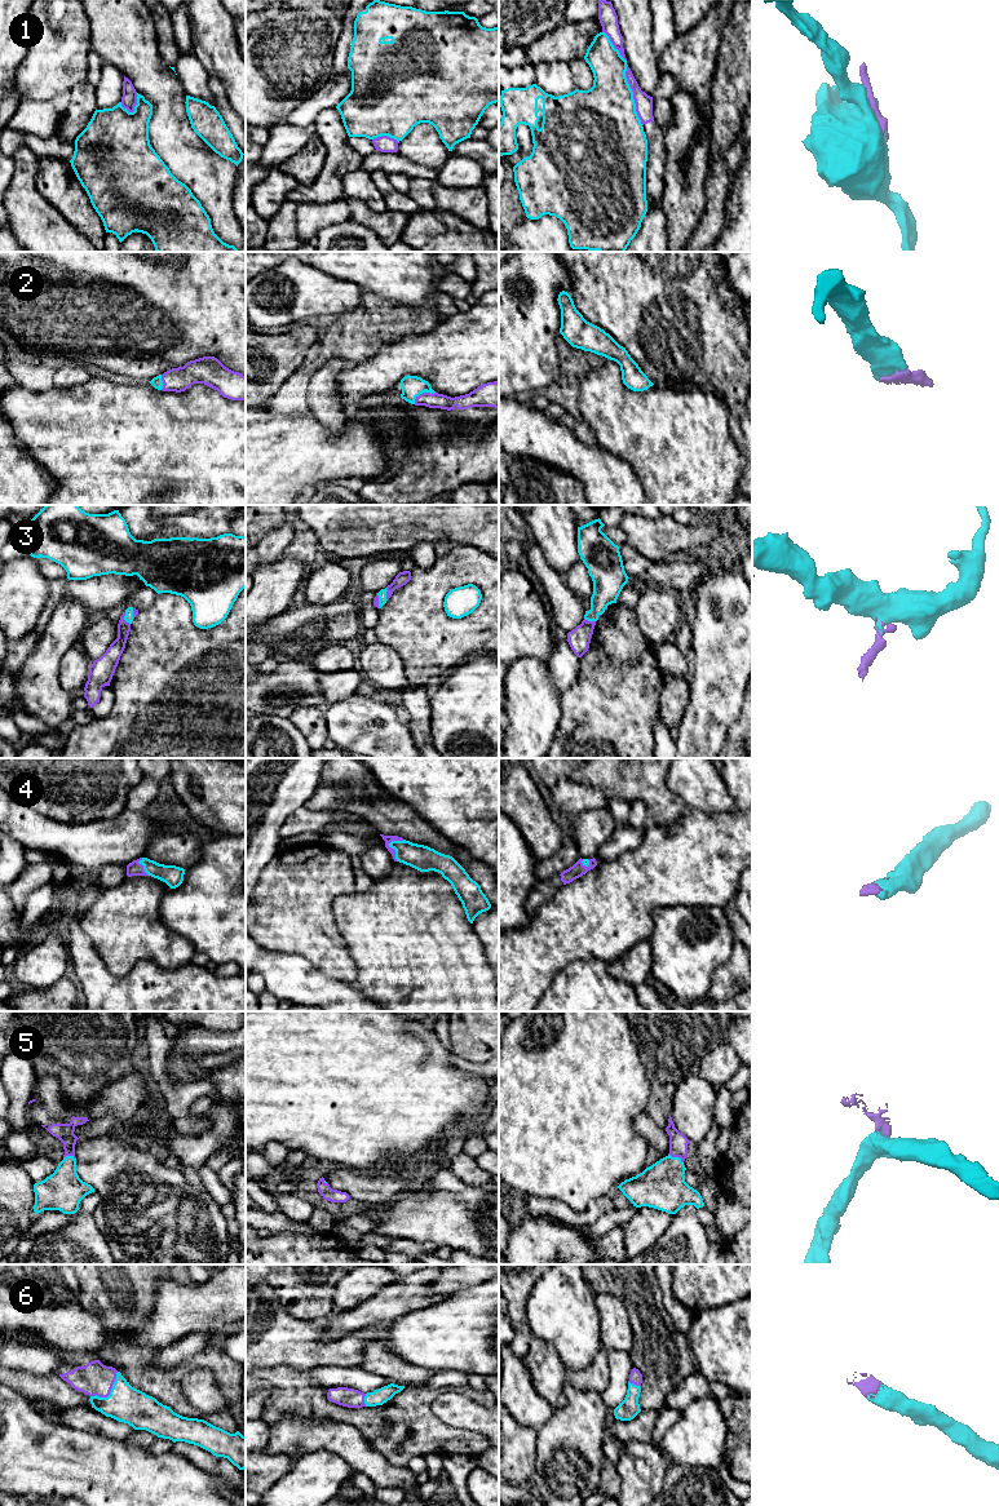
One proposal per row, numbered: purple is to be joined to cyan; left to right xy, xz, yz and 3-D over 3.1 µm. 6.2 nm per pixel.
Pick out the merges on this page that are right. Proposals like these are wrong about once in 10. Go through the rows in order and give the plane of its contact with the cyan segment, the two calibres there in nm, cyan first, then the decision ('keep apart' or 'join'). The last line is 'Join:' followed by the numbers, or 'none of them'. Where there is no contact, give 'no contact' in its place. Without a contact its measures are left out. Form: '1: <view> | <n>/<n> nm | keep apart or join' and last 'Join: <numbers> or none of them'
1: yz | 440/110 nm | keep apart
2: xz | 140/100 nm | join
3: xy | 60/100 nm | join
4: xz | 160/50 nm | join
5: yz | 300/110 nm | join
6: xy | 220/200 nm | join
Join: 2, 3, 4, 5, 6

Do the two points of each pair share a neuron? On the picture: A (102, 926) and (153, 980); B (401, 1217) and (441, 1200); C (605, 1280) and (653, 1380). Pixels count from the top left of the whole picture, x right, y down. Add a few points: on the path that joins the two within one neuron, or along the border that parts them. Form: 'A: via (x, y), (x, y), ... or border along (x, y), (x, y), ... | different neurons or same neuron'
A: border along (106, 965), (115, 977), (142, 960), (166, 969) | different neurons
B: via (411, 1217), (427, 1214), (431, 1210) | same neuron
C: via (632, 1298), (648, 1314), (653, 1327), (653, 1352) | same neuron

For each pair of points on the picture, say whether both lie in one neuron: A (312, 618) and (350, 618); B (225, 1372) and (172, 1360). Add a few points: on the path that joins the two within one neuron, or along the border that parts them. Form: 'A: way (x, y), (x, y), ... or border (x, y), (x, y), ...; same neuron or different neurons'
A: way (321, 618), (341, 618); same neuron
B: border (207, 1345), (171, 1368), (157, 1368), (150, 1361); different neurons

